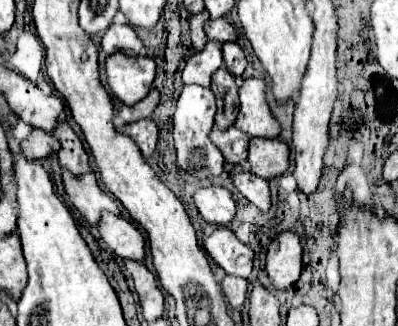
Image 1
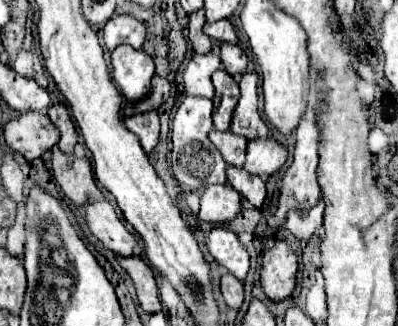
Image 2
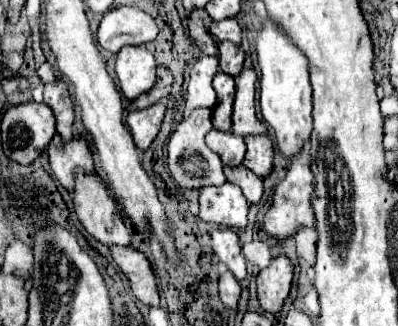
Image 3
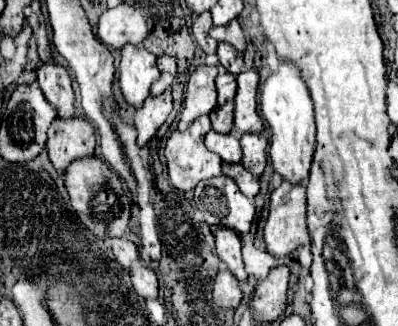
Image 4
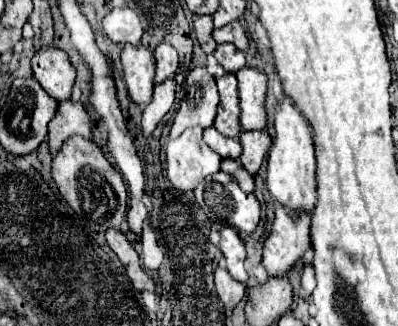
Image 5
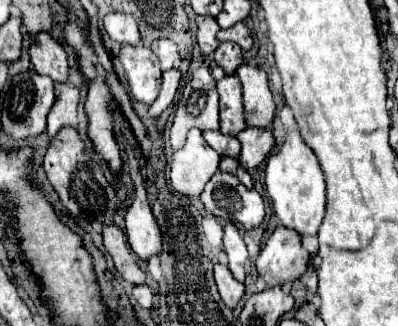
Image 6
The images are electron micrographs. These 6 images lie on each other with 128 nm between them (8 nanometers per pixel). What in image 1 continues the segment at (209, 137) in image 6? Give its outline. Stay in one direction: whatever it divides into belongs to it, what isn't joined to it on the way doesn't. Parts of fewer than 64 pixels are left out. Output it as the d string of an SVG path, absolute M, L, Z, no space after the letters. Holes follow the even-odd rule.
M234 126L224 130L224 132L214 128L210 132L210 140L218 146L218 150L224 154L228 164L242 164L242 162L246 162L248 140L250 140L250 136L246 132L240 132Z

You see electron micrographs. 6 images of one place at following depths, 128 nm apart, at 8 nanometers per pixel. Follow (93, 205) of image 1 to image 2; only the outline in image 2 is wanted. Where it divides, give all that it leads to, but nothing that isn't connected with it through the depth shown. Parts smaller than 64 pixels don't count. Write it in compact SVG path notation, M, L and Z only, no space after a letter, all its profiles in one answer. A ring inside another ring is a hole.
M58 146L52 148L52 170L56 182L62 186L64 194L76 204L84 206L86 202L102 200L102 192L96 184L92 166L88 158L64 156Z

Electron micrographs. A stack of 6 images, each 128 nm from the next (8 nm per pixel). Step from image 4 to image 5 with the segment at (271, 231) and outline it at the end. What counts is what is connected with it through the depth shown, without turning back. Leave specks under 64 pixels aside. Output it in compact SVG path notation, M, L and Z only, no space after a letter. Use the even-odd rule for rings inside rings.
M276 204L272 232L264 242L262 266L268 276L286 276L310 248L310 216L288 212Z

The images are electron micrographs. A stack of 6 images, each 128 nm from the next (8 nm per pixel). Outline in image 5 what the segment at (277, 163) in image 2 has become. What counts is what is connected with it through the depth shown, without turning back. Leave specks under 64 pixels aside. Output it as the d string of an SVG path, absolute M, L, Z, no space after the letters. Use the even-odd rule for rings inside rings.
M266 130L260 132L242 132L240 134L240 144L242 144L242 154L240 154L240 164L250 172L256 174L258 168L264 162L264 156L272 144L270 134Z

